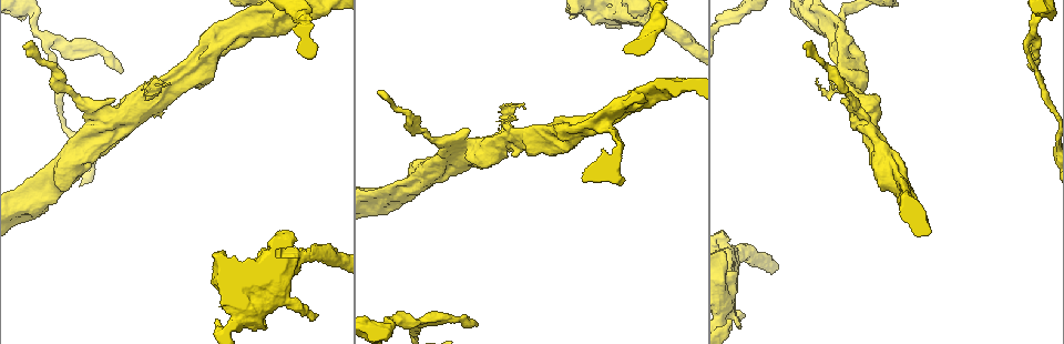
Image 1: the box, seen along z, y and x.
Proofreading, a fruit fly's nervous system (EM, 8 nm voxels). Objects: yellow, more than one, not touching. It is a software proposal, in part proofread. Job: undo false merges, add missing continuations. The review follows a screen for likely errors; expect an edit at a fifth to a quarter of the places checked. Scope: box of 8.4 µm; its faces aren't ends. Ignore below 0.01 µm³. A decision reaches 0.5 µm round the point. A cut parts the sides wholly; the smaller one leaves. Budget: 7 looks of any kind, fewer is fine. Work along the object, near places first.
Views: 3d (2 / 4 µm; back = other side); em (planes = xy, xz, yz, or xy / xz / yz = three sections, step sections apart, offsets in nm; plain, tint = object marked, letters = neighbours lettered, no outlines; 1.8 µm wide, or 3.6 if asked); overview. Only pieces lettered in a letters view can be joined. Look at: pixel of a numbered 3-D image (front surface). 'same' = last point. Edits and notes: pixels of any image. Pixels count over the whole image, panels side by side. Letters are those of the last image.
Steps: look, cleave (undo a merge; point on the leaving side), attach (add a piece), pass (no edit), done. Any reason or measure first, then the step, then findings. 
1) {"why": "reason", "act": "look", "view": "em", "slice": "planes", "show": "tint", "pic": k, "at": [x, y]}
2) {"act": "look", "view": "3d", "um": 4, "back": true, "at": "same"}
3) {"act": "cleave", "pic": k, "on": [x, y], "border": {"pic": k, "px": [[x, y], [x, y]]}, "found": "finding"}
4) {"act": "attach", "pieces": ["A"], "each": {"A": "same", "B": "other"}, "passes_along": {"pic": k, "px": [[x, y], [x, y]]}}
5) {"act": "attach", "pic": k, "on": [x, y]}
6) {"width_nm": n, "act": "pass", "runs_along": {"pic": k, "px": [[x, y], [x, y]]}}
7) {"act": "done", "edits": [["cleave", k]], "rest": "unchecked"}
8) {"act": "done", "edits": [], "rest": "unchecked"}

{"why": "an open end", "act": "look", "view": "3d", "um": 4, "pic": 1, "at": [120, 71]}

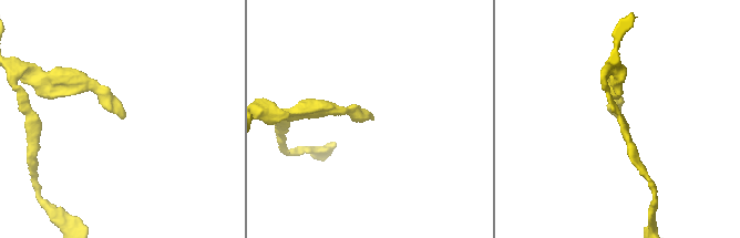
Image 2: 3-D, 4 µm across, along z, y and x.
{"act": "look", "view": "em", "slice": "planes", "show": "letters", "pic": 2, "at": [125, 116]}

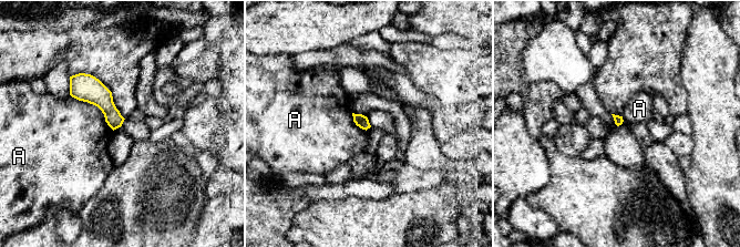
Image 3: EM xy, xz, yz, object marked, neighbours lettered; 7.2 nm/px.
{"act": "pass", "each": {"A": "other"}, "border": {"pic": 3, "px": [[70, 94], [94, 104], [113, 130]]}, "found": "none of them fits"}

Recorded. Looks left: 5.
{"act": "look", "view": "em", "slice": "planes", "show": "letters", "pic": 1, "at": [381, 93]}

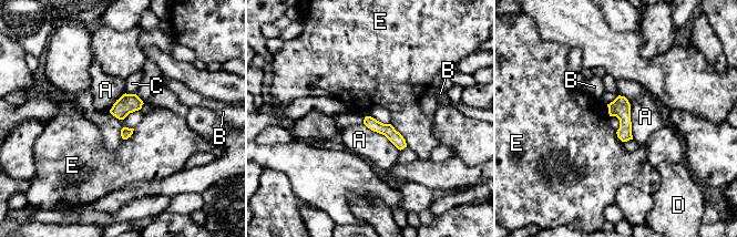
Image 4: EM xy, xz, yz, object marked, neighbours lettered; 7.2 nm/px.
{"width_nm": 90, "act": "pass", "each": {"A": "other", "B": "other", "C": "other", "D": "other", "E": "other"}, "border": {"pic": 4, "px": [[390, 123], [402, 136], [407, 146]]}, "found": "none of them fits"}

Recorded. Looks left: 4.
{"why": "calibre changes", "act": "look", "view": "em", "slice": "yz", "step": 16, "show": "letters", "pic": 1, "at": [84, 135]}

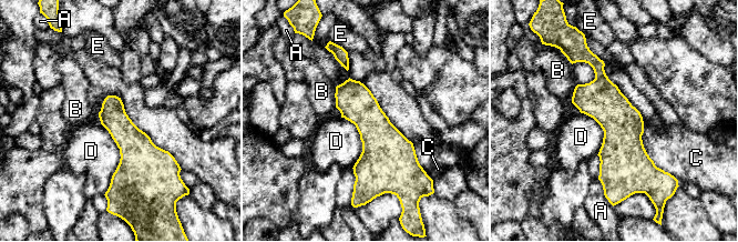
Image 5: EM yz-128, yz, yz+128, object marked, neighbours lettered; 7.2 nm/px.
{"longest_contact_nm": ["D", 500], "act": "pass", "each": {"A": "other", "B": "other", "C": "other", "D": "other", "E": "other"}, "border": {"pic": 5, "px": [[101, 123], [120, 154], [105, 192]]}, "found": "all the same neuron"}

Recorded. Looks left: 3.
{"act": "done", "edits": [], "rest": "unchecked"}

